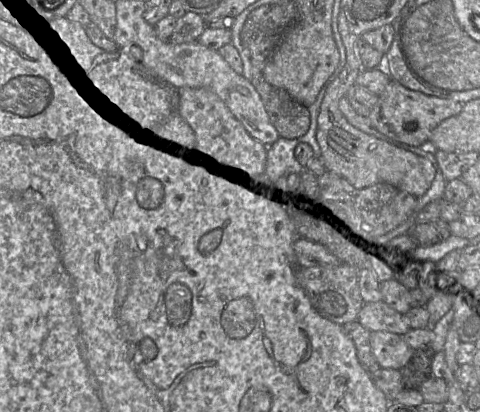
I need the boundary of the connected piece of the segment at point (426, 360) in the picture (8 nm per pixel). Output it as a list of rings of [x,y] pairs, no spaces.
[[[428,346],[412,349],[407,363],[399,370],[402,387],[407,390],[418,390],[432,376],[434,350]]]

